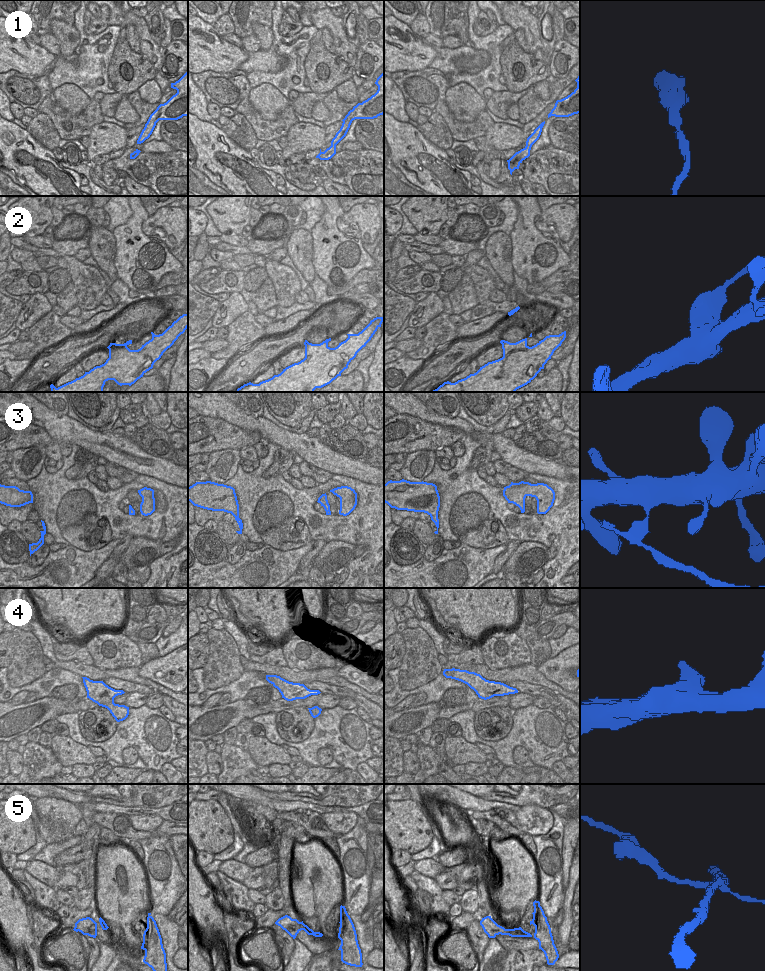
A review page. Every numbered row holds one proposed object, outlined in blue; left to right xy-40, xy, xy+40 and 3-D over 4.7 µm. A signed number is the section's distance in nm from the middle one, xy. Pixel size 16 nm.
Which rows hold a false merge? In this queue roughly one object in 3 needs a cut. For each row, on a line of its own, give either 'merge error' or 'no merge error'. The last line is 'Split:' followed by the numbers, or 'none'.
1: no merge error
2: merge error
3: merge error
4: no merge error
5: merge error
Split: 2, 3, 5

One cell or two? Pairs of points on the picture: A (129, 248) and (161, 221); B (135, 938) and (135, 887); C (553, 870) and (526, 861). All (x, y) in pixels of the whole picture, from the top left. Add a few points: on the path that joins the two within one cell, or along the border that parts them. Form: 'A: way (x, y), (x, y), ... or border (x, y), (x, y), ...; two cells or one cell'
A: border (149, 216), (142, 223), (142, 231), (156, 236); two cells
B: way (129, 925), (129, 900); one cell
C: border (533, 856), (538, 887); two cells

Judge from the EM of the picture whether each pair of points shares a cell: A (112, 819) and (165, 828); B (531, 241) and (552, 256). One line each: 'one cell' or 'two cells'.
A: one cell
B: one cell

